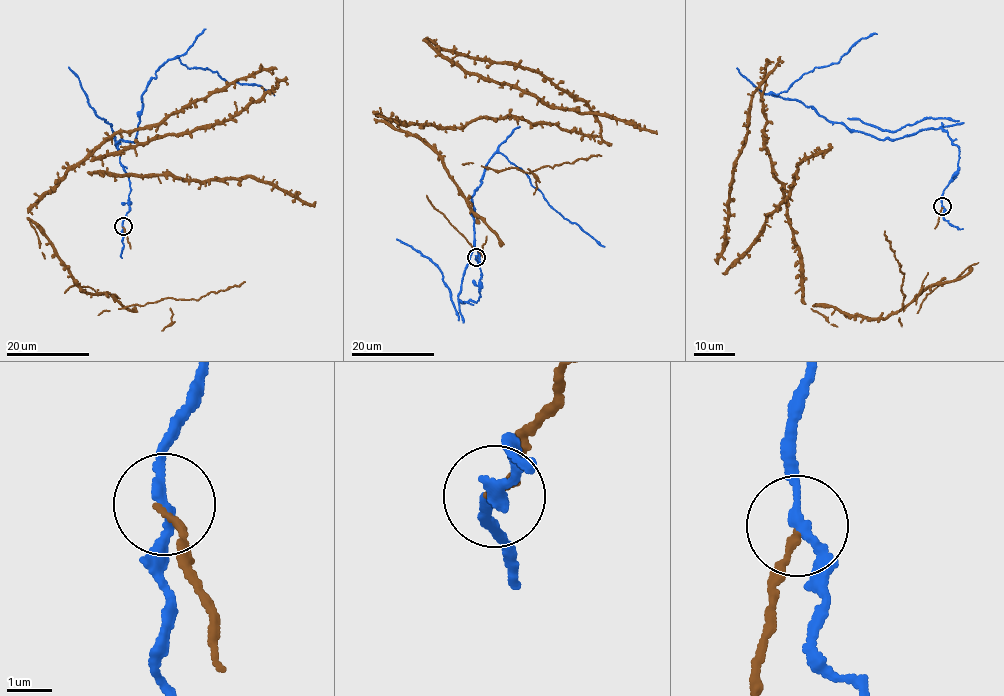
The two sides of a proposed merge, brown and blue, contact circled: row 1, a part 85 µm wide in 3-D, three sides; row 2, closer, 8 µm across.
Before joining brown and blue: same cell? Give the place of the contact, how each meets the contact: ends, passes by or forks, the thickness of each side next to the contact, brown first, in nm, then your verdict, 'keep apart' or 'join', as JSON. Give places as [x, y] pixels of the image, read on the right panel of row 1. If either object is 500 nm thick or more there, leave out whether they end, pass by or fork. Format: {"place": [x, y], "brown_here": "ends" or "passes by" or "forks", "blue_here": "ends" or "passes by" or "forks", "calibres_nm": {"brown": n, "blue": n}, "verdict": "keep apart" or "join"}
{"place": [942, 206], "brown_here": "ends", "blue_here": "passes by", "calibres_nm": {"brown": 150, "blue": 190}, "verdict": "keep apart"}

